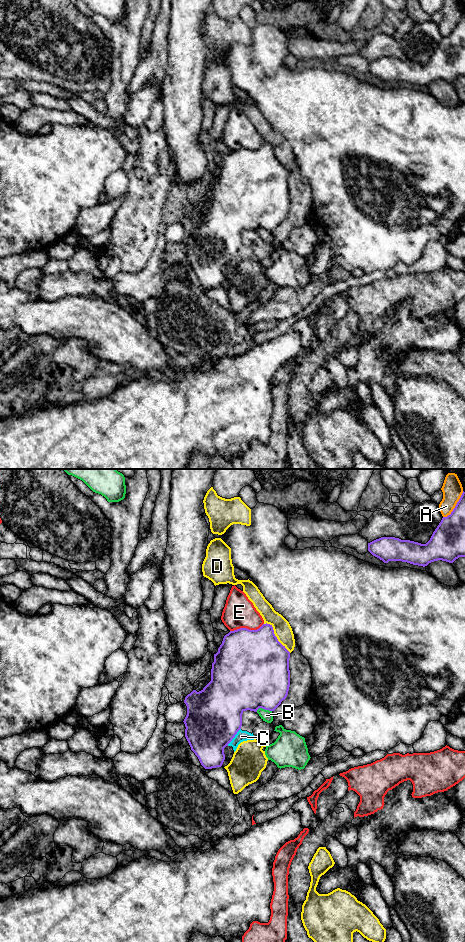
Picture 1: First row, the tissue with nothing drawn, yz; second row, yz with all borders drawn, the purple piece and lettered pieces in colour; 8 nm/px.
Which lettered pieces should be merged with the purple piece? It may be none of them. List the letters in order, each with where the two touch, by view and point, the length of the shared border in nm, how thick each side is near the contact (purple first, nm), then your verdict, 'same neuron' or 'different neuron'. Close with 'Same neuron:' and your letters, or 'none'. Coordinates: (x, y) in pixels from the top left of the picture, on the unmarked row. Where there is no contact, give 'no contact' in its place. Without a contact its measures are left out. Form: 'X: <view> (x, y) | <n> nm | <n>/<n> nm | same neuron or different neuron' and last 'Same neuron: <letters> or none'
A: yz (455, 26) | 280 nm | 260/160 nm | different neuron
B: yz (264, 228) | 130 nm | 480/90 nm | different neuron
C: yz (234, 256) | 180 nm | 440/90 nm | different neuron
D: yz (275, 156) | 320 nm | 480/140 nm | different neuron
E: yz (246, 148) | 280 nm | 480/260 nm | different neuron
Same neuron: none

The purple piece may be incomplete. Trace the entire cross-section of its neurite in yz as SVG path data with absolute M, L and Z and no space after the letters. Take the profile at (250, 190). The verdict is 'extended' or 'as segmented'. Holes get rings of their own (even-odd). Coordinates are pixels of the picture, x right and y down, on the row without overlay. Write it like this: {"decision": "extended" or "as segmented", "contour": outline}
{"decision": "as segmented", "contour": "M263 144L257 150L240 148L224 156L218 172L214 174L211 201L201 211L193 210L184 220L187 226L187 235L183 241L185 257L205 289L222 286L225 280L224 268L241 249L244 231L257 232L259 228L274 231L286 219L290 206L289 179L290 172L278 161L270 144Z"}

